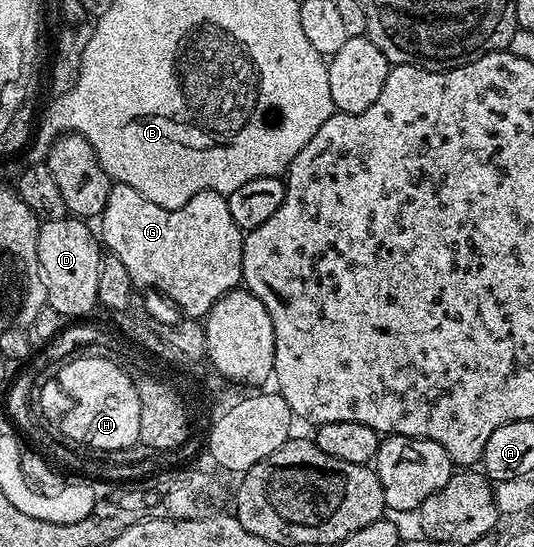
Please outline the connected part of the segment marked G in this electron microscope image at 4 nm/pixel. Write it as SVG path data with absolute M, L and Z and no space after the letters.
M121 182L115 183L110 188L110 196L106 196L106 208L104 213L98 219L98 234L102 239L103 245L106 247L107 253L118 256L118 260L122 260L122 265L126 267L126 272L130 272L130 280L137 286L144 286L149 291L156 291L168 298L180 310L181 315L185 318L203 319L205 314L210 312L210 308L214 308L216 301L226 292L237 289L242 282L242 248L244 247L245 231L238 228L238 224L234 224L234 216L230 216L230 204L225 195L214 192L213 190L203 190L194 196L190 196L190 200L186 200L186 204L182 204L182 208L177 210L167 210L158 204L154 204L154 200L146 200L146 196L142 196L142 192L134 192L134 188L130 188Z

